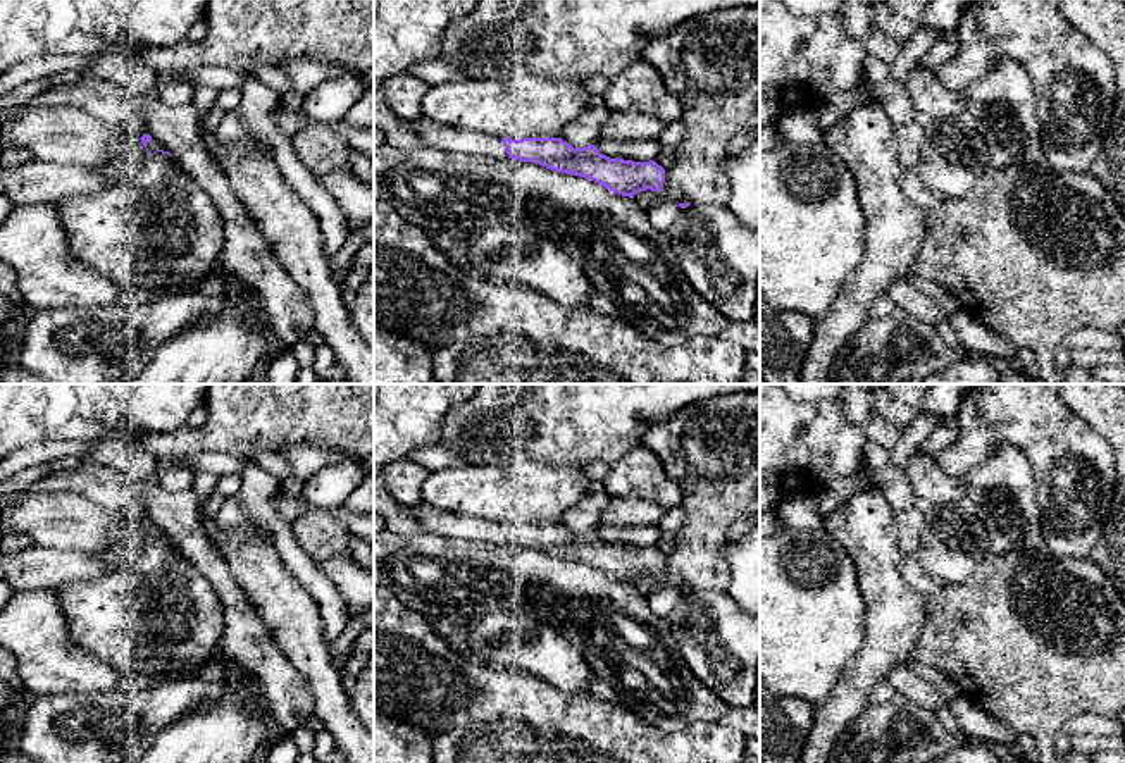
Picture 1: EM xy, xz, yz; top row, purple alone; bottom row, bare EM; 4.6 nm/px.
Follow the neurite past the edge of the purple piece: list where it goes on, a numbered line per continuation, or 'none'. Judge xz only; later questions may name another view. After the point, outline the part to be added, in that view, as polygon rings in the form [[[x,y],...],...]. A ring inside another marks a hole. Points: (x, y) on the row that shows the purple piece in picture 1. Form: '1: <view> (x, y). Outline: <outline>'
1: xz (433, 135). Outline: [[[426,119],[403,121],[408,131],[422,140],[424,146],[457,152],[467,155],[482,155],[491,158],[510,158],[500,138],[482,133],[465,133],[457,127],[443,126]]]

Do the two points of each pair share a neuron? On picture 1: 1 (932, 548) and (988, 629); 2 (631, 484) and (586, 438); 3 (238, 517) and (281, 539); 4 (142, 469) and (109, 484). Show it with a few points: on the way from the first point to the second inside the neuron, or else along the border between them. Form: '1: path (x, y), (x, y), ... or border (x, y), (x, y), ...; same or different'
1: border (984, 555), (965, 579), (944, 584); different
2: border (640, 445), (610, 465); different
3: border (240, 503), (271, 536); different
4: border (90, 462), (112, 465), (126, 474); different

